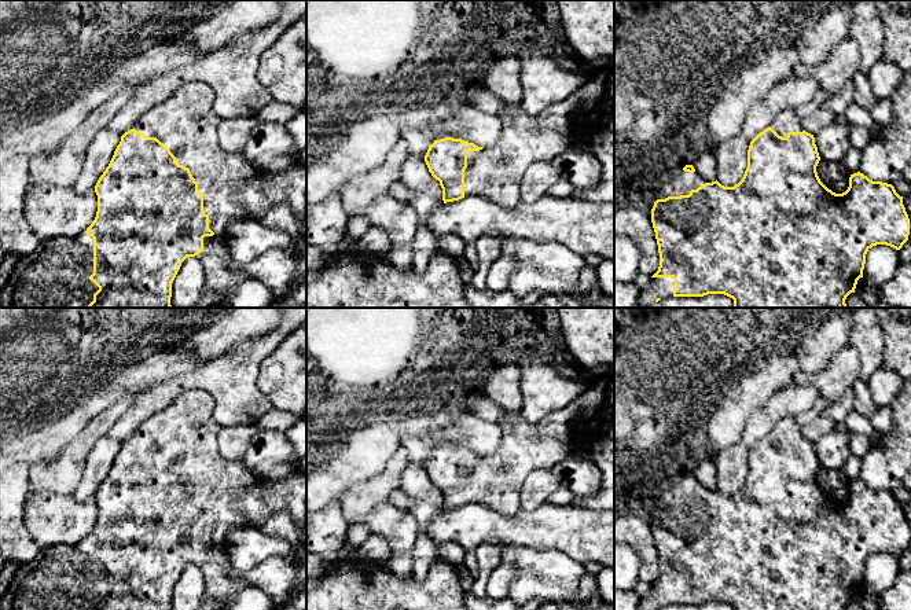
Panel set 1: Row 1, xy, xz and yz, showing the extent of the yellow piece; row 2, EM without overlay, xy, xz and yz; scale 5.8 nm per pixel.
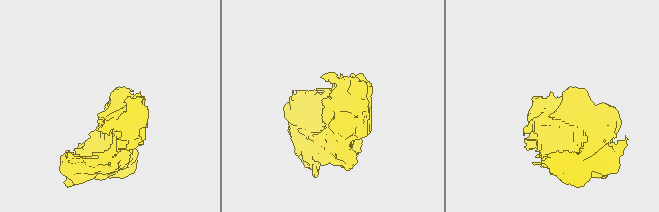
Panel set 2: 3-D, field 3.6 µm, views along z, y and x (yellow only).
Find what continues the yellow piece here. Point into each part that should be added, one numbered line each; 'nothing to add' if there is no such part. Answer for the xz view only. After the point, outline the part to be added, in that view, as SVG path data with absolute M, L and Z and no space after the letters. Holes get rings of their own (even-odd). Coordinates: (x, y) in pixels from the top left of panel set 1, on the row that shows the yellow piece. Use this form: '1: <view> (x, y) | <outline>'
1: xz (495, 172) | M507 56L489 65L477 85L506 103L497 113L502 120L500 139L480 151L467 152L464 196L481 195L503 206L514 206L521 199L525 170L533 162L552 162L567 148L588 142L589 111L606 95L611 70L588 77L584 85L536 115L525 113L519 104L519 60Z

